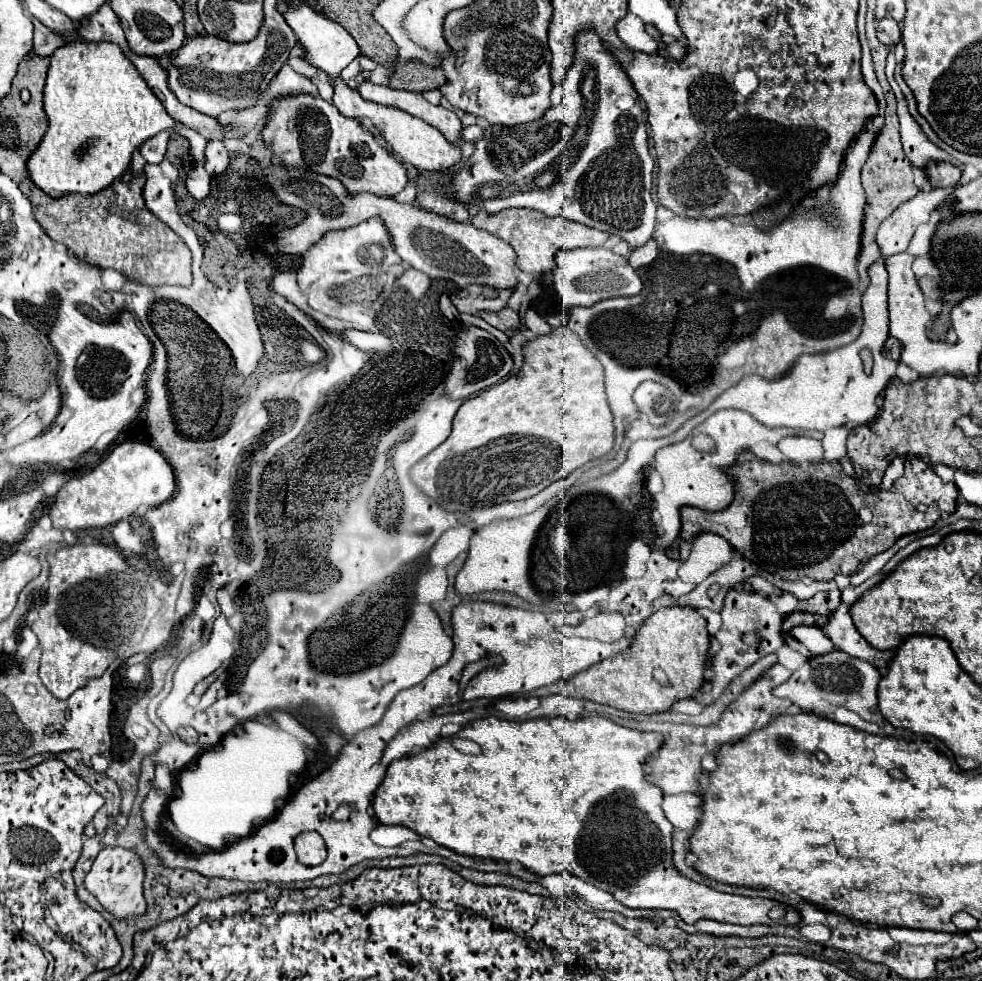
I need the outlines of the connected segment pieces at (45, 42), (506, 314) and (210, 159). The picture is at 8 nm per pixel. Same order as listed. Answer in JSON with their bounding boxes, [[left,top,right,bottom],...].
[[34,19,64,57],[478,307,520,331],[206,139,228,175]]

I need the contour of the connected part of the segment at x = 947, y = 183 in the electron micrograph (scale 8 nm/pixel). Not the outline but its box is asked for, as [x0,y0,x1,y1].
[924,161,962,187]

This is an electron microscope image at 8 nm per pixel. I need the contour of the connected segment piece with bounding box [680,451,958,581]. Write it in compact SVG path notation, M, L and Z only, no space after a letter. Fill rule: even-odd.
M742 451L736 459L736 463L728 469L730 481L734 483L734 499L732 503L718 511L704 511L698 507L682 507L682 529L680 539L690 539L702 531L712 531L720 537L724 537L736 551L744 555L744 559L758 565L762 571L776 573L782 579L802 579L810 577L814 581L830 581L836 575L850 575L854 573L866 559L886 551L892 547L902 535L916 533L922 529L928 529L940 519L942 513L954 513L956 509L956 497L958 489L954 483L944 483L932 467L914 457L904 465L904 473L894 481L894 485L884 491L866 491L848 475L842 473L842 467L838 461L832 463L816 463L812 467L800 467L800 465L772 465L764 459L758 459L750 451ZM868 507L872 511L872 521L862 523L858 511Z

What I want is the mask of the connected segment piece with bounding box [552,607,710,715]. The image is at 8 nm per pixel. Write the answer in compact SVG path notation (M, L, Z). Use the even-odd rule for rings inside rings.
M664 607L652 613L642 623L628 651L594 663L592 667L572 675L570 679L560 679L552 685L552 689L556 689L554 693L562 693L564 687L564 695L588 699L630 713L662 713L668 711L674 701L692 697L692 693L700 689L708 661L708 641L710 635L706 631L706 619L698 613L698 609ZM654 667L660 667L670 677L672 689L666 689L660 683L656 683L656 679L652 677Z

